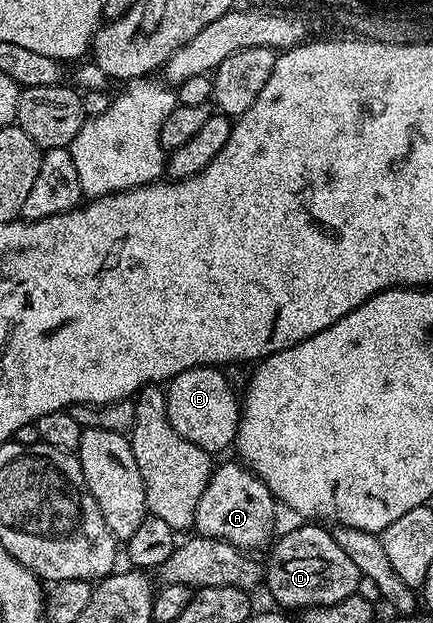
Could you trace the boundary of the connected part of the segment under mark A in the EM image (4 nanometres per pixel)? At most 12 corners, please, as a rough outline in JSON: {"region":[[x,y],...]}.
{"region":[[218,464],[194,530],[255,553],[276,538],[275,494]]}

